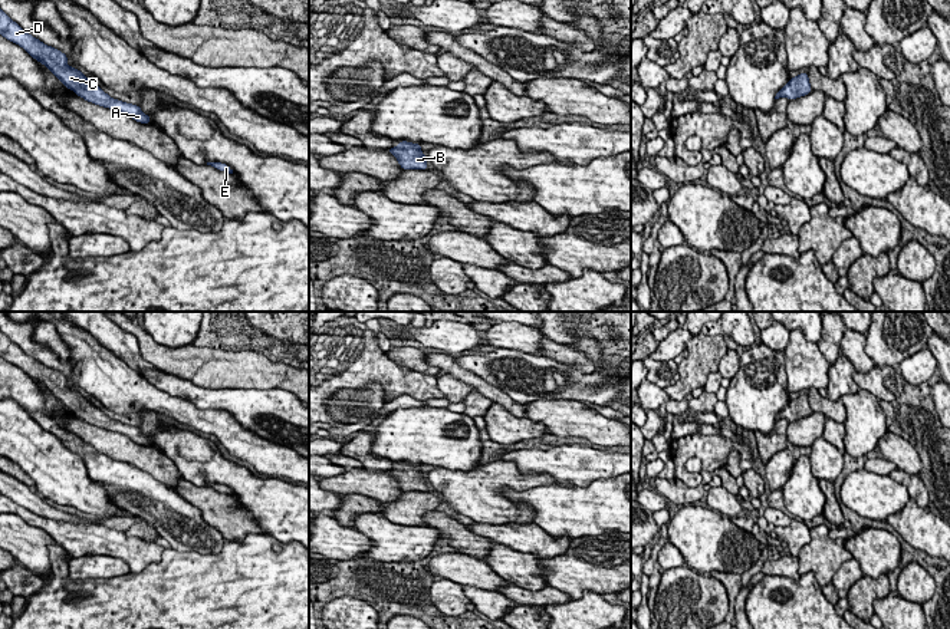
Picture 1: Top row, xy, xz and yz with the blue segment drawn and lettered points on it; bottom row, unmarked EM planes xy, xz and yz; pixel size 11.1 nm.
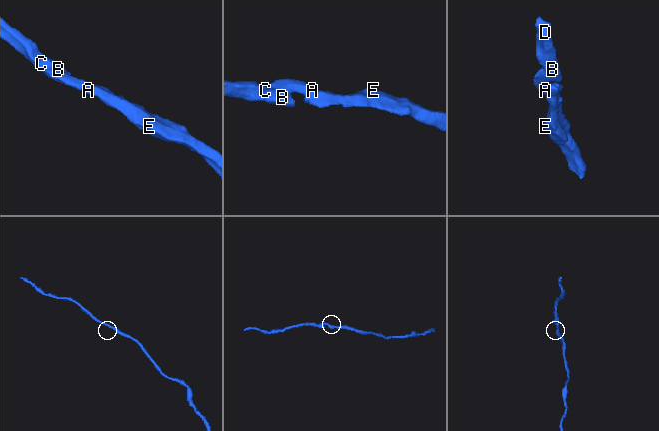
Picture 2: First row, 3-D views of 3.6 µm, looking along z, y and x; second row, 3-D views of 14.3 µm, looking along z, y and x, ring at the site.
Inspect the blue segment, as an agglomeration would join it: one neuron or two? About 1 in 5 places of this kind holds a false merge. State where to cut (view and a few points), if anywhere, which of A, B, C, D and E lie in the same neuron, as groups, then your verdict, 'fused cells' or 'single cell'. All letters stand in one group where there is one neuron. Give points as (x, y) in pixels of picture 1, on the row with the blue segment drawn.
no cut | A B C D E | single cell

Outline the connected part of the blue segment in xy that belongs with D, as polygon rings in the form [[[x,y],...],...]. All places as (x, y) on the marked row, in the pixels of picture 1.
[[[0,10],[0,34],[7,40],[23,47],[33,59],[40,62],[50,70],[62,85],[73,90],[78,96],[95,105],[109,108],[129,115],[141,124],[151,124],[151,116],[145,115],[139,105],[122,102],[105,93],[99,85],[95,85],[76,67],[68,65],[68,56],[26,33],[16,22],[13,22],[3,10]]]

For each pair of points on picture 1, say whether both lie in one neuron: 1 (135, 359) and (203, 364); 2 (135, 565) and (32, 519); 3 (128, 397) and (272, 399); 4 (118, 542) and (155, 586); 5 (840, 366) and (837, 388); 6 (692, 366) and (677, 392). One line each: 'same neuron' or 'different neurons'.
1: different neurons
2: same neuron
3: different neurons
4: different neurons
5: same neuron
6: same neuron

